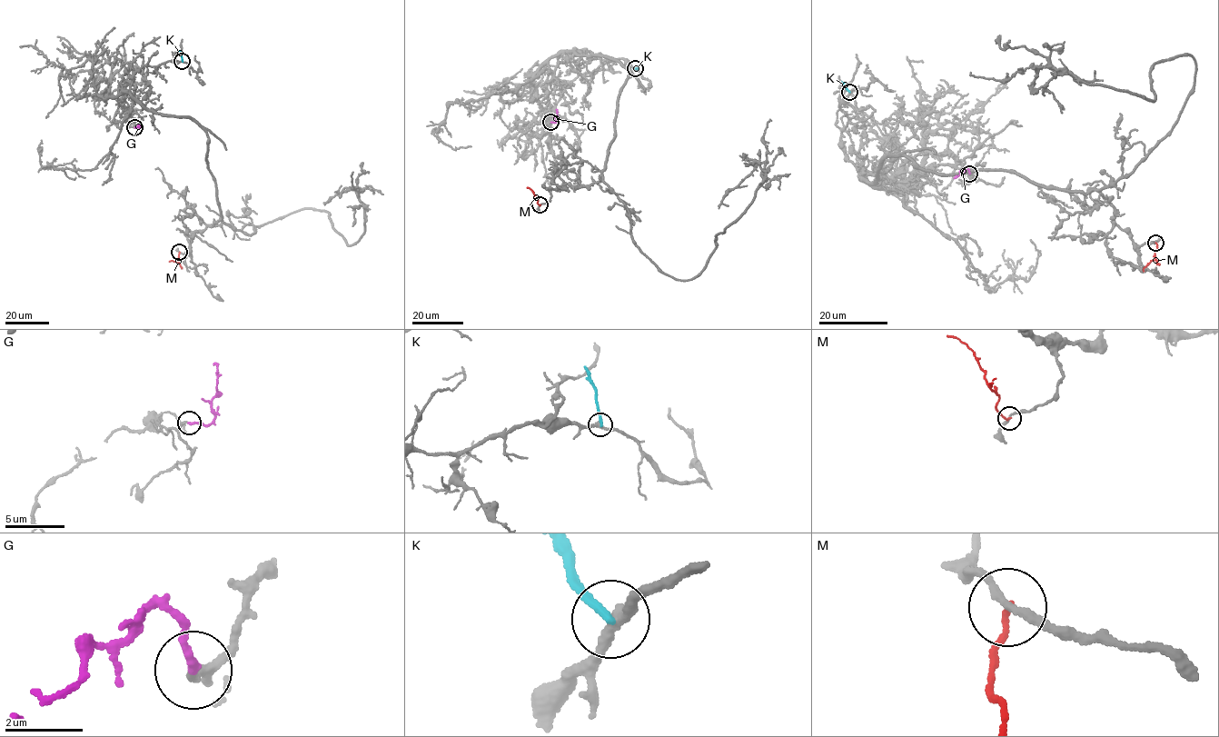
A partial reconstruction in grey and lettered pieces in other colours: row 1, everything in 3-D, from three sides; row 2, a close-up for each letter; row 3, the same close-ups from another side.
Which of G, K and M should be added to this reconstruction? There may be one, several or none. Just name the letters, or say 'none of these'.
G

